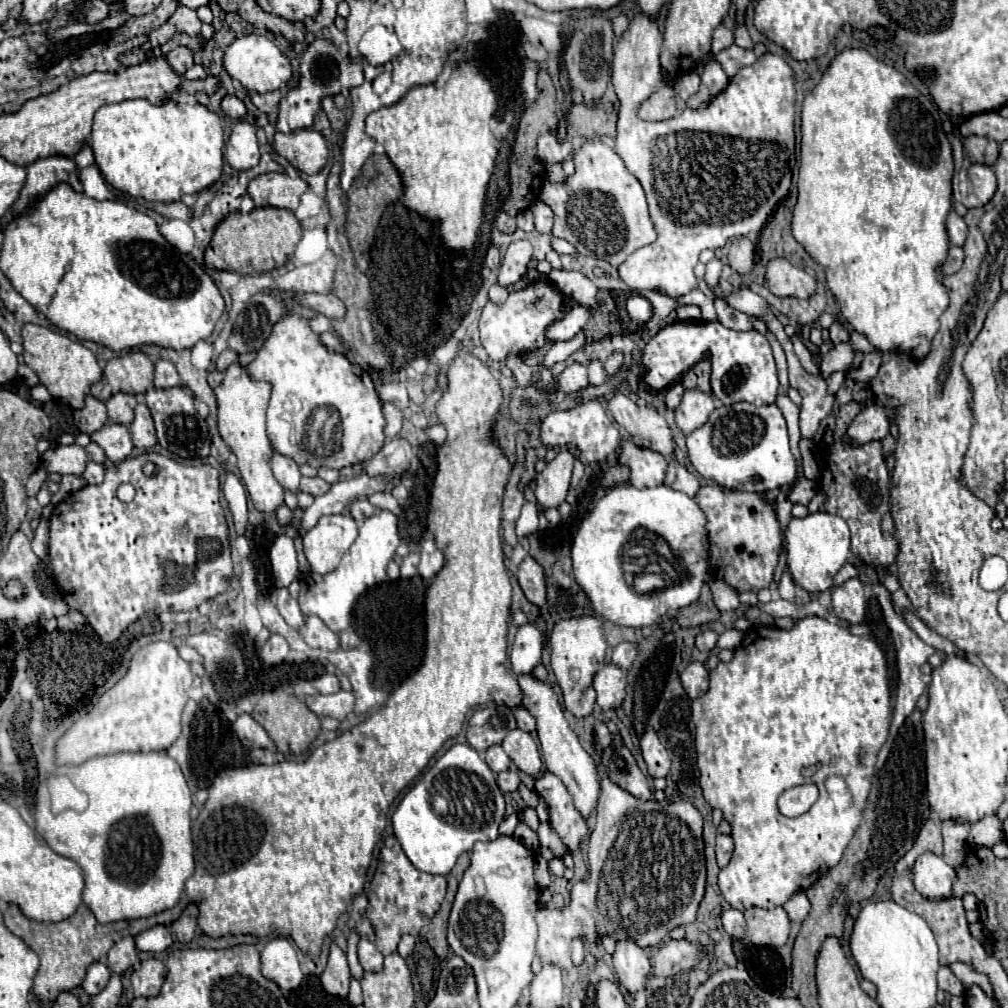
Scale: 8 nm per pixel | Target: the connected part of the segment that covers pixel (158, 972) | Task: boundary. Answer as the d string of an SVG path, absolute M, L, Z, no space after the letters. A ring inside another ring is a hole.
M149 958L145 962L141 962L141 966L137 970L133 970L131 974L131 986L133 986L133 994L135 996L157 996L163 982L167 976L167 968L161 960L157 958Z

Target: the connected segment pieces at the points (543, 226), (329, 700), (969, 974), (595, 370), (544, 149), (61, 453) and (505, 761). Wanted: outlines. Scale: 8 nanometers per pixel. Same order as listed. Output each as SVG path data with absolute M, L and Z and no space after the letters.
M535 202L531 206L531 212L535 216L535 228L541 232L541 234L551 234L551 228L553 228L553 212L547 204L543 202Z
M339 690L335 694L327 694L327 696L307 696L305 704L317 716L331 716L337 720L345 720L345 716L353 712L355 696L347 690Z
M955 962L955 964L951 964L949 968L951 968L951 972L963 982L965 988L969 988L971 984L977 984L977 986L981 986L983 990L987 990L987 994L993 996L993 990L991 990L991 984L987 982L987 978L983 978L983 974L975 974L975 970L971 970L971 966L967 966L967 964L963 964L963 962Z
M599 359L590 360L587 370L591 386L599 386L605 382L606 375Z
M543 134L539 138L537 144L537 152L539 152L539 160L543 164L555 164L555 162L563 162L569 152L567 152L567 142L559 142L555 134Z
M77 444L71 446L57 446L57 448L49 448L43 456L41 456L41 466L47 472L57 472L57 474L75 474L81 476L85 466L87 466L89 458L85 454L85 450Z
M491 746L491 748L485 752L485 762L489 764L489 768L491 768L495 774L499 774L499 772L503 772L503 770L509 768L511 758L505 754L505 750L503 750L501 746Z

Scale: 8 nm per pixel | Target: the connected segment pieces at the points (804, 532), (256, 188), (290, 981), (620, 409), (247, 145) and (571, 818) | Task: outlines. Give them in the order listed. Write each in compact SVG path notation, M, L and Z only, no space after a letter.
M815 512L805 518L793 518L787 526L787 564L795 582L807 592L823 592L833 586L833 576L849 558L849 526L843 518Z
M269 172L249 182L249 194L257 206L275 206L297 210L301 196L307 192L303 178L291 178L285 172Z
M273 938L261 952L261 974L273 980L283 992L295 990L301 980L301 968L293 946L285 938Z
M615 394L609 400L609 410L637 446L659 452L665 458L673 456L675 440L671 428L655 408L641 408L629 396Z
M263 113L254 122L241 120L233 126L229 142L225 146L225 160L229 162L231 168L249 170L259 164L259 144L257 144L255 130L268 123L267 114Z
M543 774L535 782L535 790L543 794L543 798L549 804L549 824L559 834L563 844L569 850L575 850L585 834L587 834L587 822L585 818L575 810L571 802L571 794L563 786L563 782L555 774Z

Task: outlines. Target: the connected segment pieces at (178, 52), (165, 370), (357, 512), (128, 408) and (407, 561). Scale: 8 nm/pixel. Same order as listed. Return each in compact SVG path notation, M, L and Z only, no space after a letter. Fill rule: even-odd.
M185 46L171 50L165 58L171 62L171 66L175 66L175 70L179 70L179 74L185 74L193 66L193 50Z
M157 360L155 362L155 388L167 390L167 388L175 388L175 386L181 386L175 366L167 360Z
M357 498L355 502L351 502L351 516L357 520L357 524L361 524L365 518L373 516L375 512L377 512L377 508L367 498Z
M115 394L105 402L105 406L111 422L129 426L133 422L133 408L137 406L137 400L133 394Z
M411 552L409 556L403 558L401 562L401 576L403 578L413 578L417 574L417 566L419 566L419 554Z

